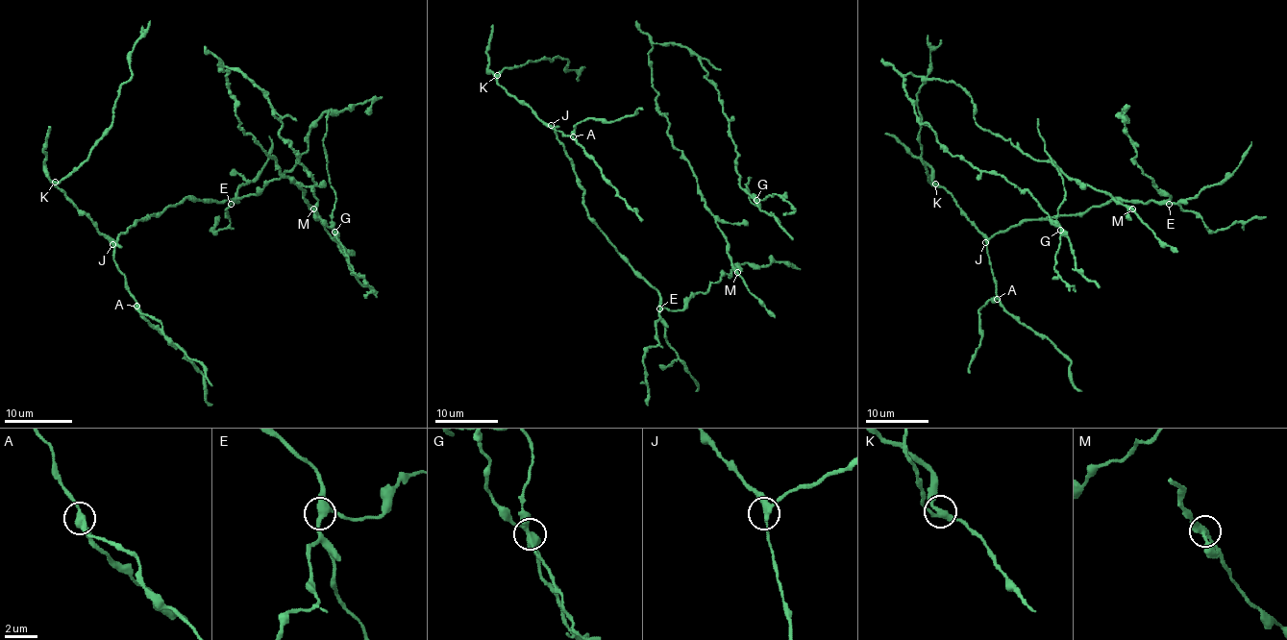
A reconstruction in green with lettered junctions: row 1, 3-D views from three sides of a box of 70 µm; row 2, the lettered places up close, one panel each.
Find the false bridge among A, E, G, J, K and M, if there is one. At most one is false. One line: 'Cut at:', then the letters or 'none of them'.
Cut at: G

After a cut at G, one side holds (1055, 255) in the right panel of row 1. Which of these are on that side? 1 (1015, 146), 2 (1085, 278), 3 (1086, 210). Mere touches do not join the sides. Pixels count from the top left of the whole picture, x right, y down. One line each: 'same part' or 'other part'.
1: other part
2: other part
3: other part

